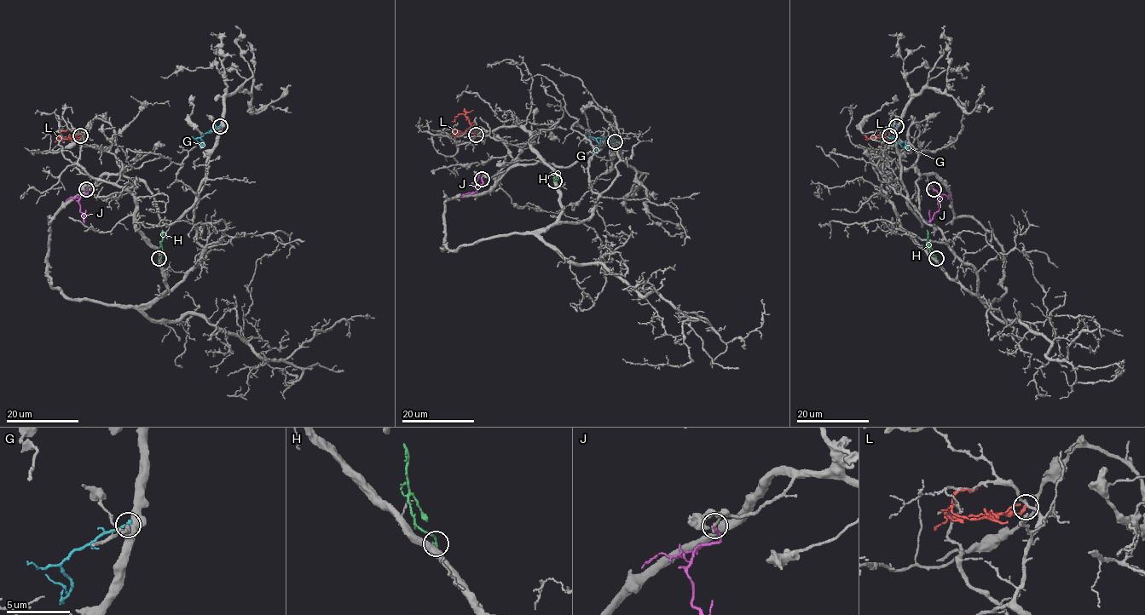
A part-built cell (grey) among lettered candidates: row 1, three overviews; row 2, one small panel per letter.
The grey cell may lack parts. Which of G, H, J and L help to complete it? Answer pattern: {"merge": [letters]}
{"merge": []}

